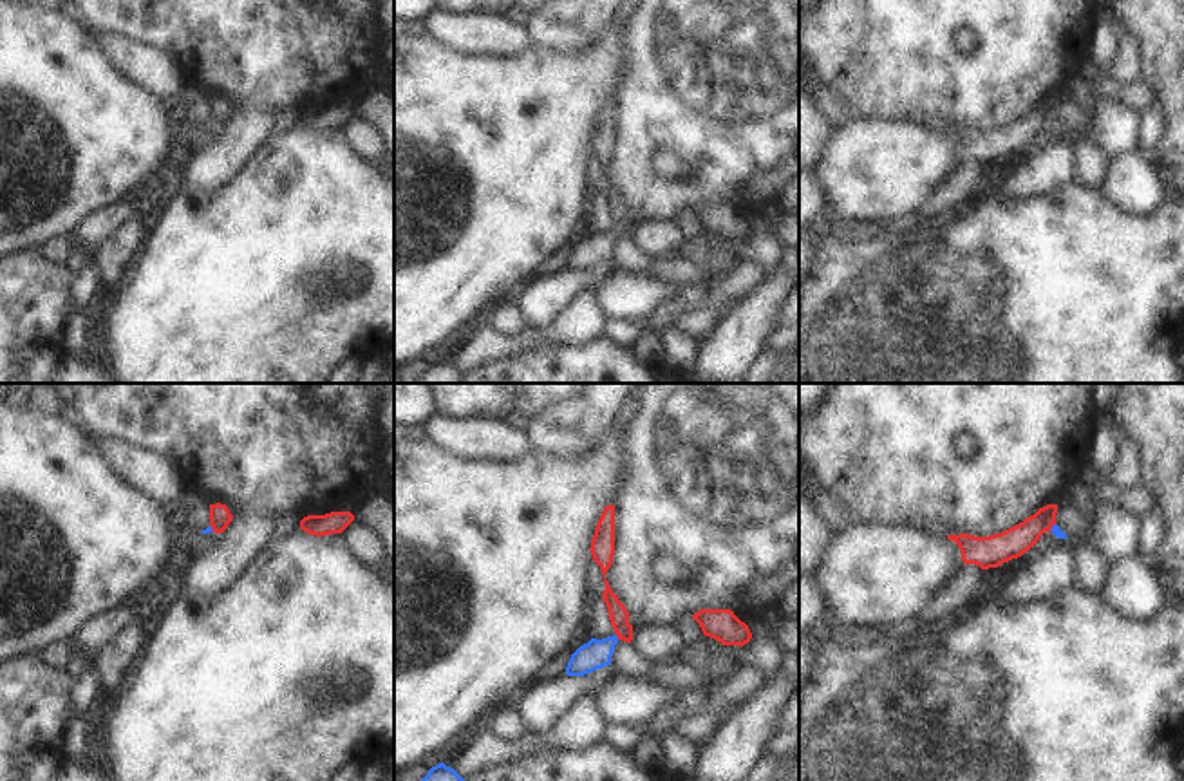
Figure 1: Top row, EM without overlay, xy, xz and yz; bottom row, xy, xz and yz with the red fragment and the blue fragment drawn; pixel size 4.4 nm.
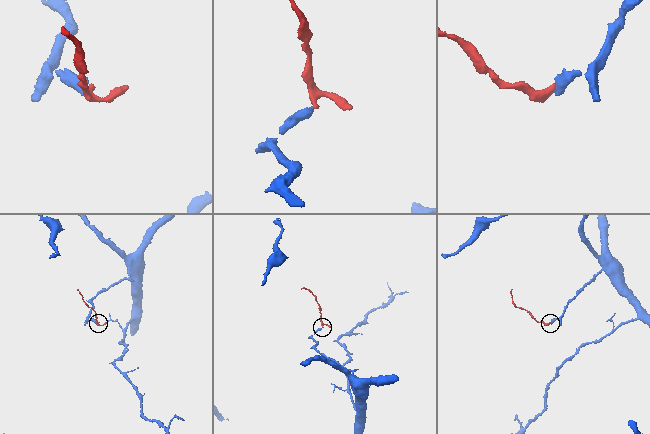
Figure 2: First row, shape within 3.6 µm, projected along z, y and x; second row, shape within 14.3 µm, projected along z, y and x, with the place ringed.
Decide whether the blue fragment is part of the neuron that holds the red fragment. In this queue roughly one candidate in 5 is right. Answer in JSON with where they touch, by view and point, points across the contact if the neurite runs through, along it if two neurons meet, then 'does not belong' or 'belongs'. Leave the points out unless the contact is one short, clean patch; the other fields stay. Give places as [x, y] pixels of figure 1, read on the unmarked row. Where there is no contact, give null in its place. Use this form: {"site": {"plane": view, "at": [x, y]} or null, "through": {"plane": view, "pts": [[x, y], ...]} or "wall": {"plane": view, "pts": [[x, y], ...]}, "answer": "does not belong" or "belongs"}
{"site": {"plane": "xz", "at": [617, 230]}, "wall": {"plane": "xz", "pts": [[615, 228], [619, 234]]}, "answer": "does not belong"}

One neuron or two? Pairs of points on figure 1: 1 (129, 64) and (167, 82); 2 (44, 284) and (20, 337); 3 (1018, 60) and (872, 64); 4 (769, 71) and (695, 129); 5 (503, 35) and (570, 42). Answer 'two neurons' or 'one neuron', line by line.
1: one neuron
2: one neuron
3: one neuron
4: one neuron
5: two neurons

